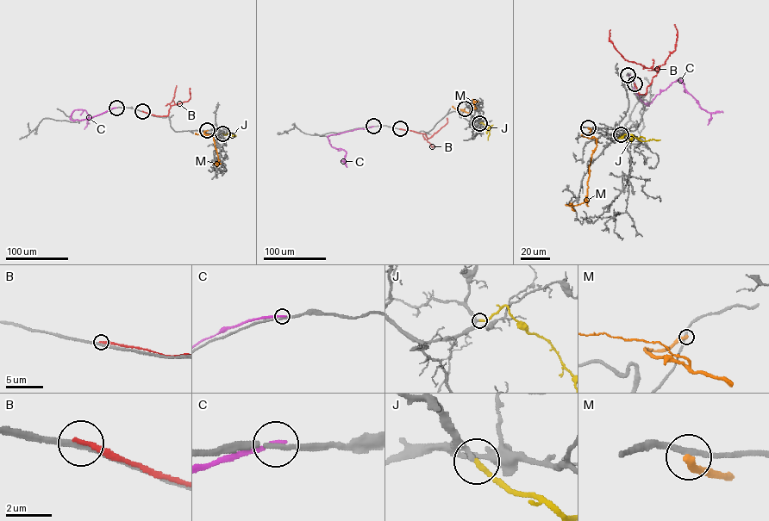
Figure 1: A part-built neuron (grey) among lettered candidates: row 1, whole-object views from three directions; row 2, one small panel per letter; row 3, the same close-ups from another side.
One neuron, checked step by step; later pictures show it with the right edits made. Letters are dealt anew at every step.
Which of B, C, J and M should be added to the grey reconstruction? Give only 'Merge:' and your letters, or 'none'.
Merge: J

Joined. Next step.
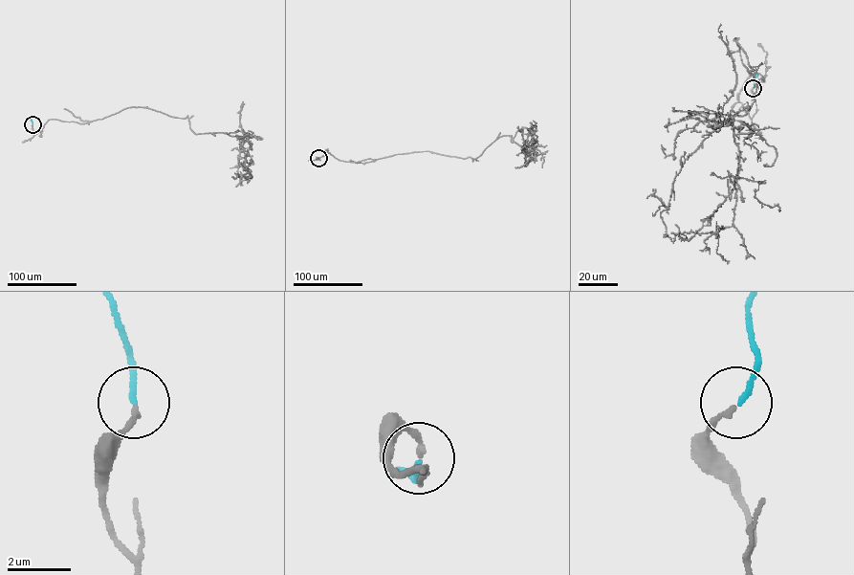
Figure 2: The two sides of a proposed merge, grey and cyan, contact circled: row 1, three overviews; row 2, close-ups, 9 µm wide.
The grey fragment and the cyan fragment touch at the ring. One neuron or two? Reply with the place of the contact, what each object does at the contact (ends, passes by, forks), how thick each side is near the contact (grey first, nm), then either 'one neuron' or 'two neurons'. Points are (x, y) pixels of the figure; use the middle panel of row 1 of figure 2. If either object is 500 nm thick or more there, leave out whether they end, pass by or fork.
at (318, 158); grey ends there; cyan ends there; 160 nm thick on the grey side, 160 nm on the other; one neuron

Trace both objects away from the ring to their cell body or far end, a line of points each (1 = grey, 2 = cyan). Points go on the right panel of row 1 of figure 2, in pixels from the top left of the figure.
1: (753, 88), (751, 119), (733, 39), (750, 109), (688, 111), (733, 124), (733, 225), (664, 236)
2: (754, 88), (756, 72)

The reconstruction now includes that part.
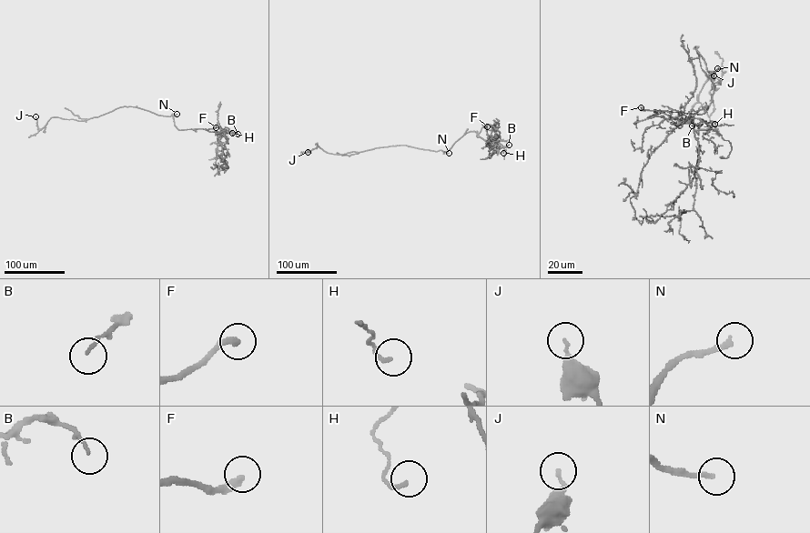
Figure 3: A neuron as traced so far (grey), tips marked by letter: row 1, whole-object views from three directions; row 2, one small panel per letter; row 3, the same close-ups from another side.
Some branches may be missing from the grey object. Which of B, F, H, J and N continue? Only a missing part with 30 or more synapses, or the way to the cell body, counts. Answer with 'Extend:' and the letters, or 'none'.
Extend: F, N

